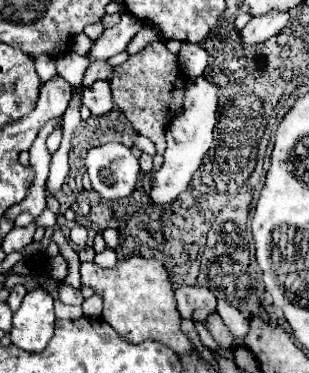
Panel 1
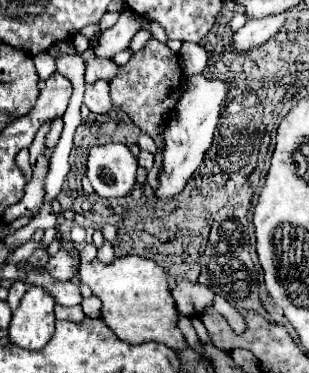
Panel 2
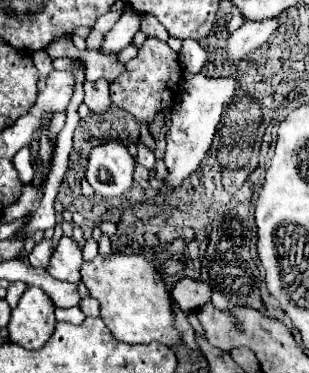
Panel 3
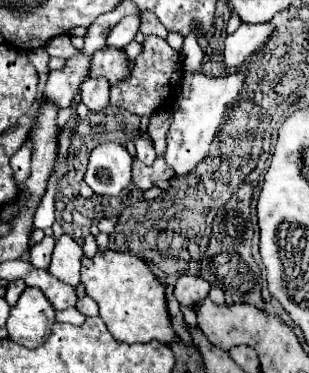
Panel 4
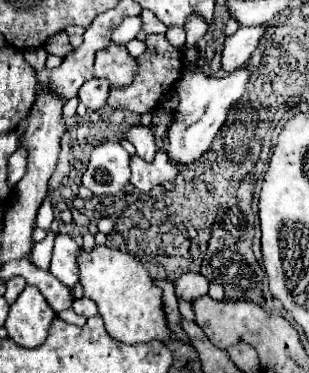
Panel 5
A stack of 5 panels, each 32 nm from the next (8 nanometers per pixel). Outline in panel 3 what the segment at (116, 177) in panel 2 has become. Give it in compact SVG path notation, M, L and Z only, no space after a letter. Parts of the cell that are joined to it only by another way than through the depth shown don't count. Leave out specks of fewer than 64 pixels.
M106 142L90 150L86 178L98 196L120 196L134 184L134 178L132 178L134 166L136 166L136 160L130 156L128 148L122 142Z

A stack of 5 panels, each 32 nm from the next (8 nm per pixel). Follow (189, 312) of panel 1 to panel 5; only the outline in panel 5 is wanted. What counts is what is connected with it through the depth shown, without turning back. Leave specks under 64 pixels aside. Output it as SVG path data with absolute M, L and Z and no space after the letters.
M186 272L176 280L176 296L186 302L192 302L206 294L208 294L208 280L202 274Z

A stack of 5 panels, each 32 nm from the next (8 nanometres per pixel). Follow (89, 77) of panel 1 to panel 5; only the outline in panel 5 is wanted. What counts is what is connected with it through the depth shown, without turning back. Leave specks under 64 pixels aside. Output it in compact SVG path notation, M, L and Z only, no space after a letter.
M110 44L106 50L96 52L94 58L94 76L107 79L110 88L130 84L136 74L136 68L136 60L128 54L126 46L118 44Z

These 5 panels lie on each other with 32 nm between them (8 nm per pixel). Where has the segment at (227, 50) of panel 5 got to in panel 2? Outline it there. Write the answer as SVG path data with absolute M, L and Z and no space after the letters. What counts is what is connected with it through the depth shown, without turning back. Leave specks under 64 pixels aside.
M274 14L274 16L266 16L260 20L248 20L236 34L232 40L232 48L236 54L240 52L248 52L250 48L256 48L260 44L264 44L268 38L272 38L286 22L286 14Z

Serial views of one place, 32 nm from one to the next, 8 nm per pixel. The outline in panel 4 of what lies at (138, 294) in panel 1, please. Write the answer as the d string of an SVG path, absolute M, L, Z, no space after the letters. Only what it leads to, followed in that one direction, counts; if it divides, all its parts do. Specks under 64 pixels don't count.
M98 250L94 258L82 258L82 284L86 286L88 296L100 304L100 318L118 342L178 342L178 336L170 324L164 284L152 276L152 270L144 258L130 256L126 252Z

